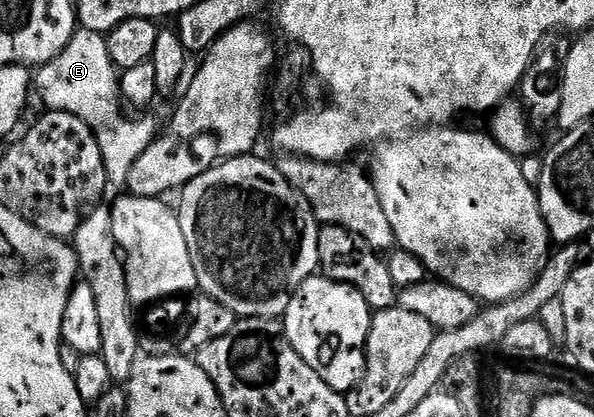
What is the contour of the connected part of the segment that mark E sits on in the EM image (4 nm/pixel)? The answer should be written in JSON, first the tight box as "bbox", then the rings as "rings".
{"bbox":[34,28,158,199],"rings":[[[77,28],[67,47],[55,59],[41,66],[34,77],[35,92],[38,91],[47,110],[74,114],[96,135],[108,181],[104,193],[110,199],[123,194],[130,167],[158,135],[154,118],[142,115],[138,120],[122,115],[124,103],[120,96],[119,78],[119,72],[110,59],[107,38],[81,28]]]}

